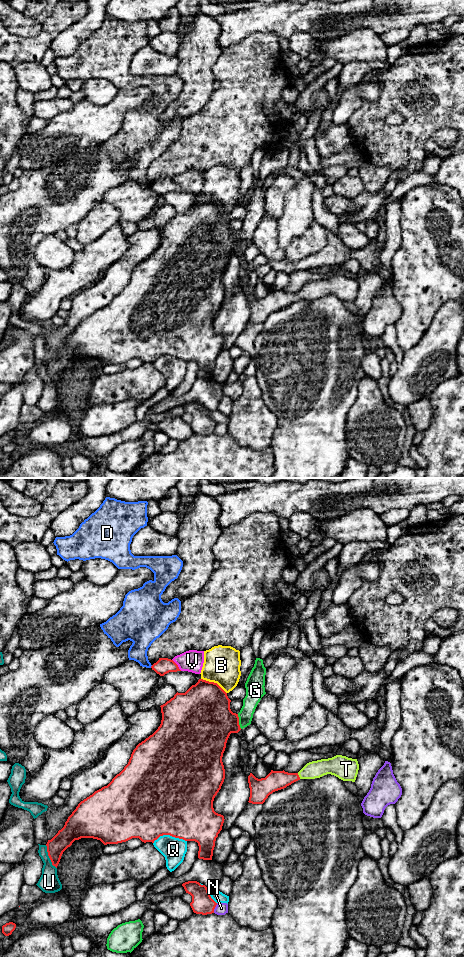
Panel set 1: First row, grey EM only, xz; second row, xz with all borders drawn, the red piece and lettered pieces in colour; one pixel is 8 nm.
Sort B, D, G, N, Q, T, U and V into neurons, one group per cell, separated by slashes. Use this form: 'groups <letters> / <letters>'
groups B / D / G / N / Q / T / U / V

